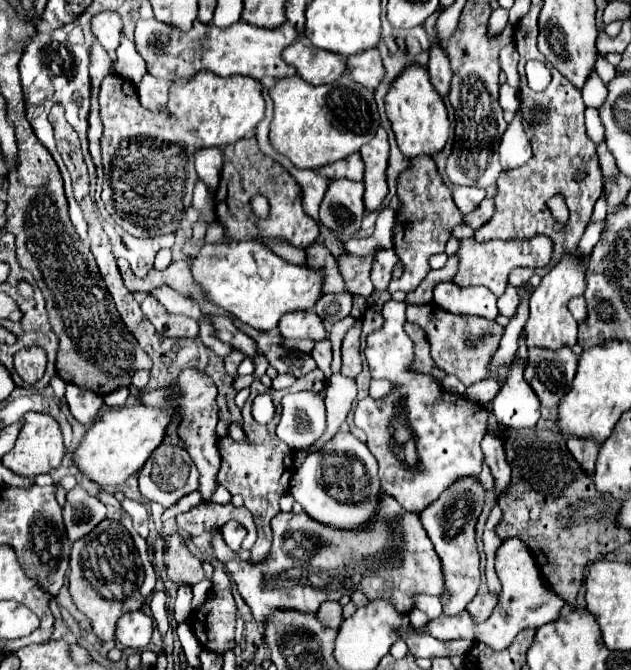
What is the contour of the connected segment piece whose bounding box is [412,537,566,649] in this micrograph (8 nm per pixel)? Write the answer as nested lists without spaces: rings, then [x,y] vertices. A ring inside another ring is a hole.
[[[516,537],[506,539],[500,549],[496,551],[496,573],[498,579],[502,583],[502,591],[498,597],[498,605],[494,609],[494,613],[482,621],[482,623],[474,623],[469,613],[464,610],[454,617],[448,615],[440,615],[436,619],[430,619],[424,627],[412,627],[412,633],[418,635],[432,635],[440,641],[450,641],[450,639],[468,639],[468,641],[484,641],[488,647],[492,649],[504,649],[512,643],[512,639],[522,631],[522,629],[536,629],[544,623],[554,621],[562,607],[566,605],[566,601],[552,589],[546,585],[534,556],[531,551]]]

